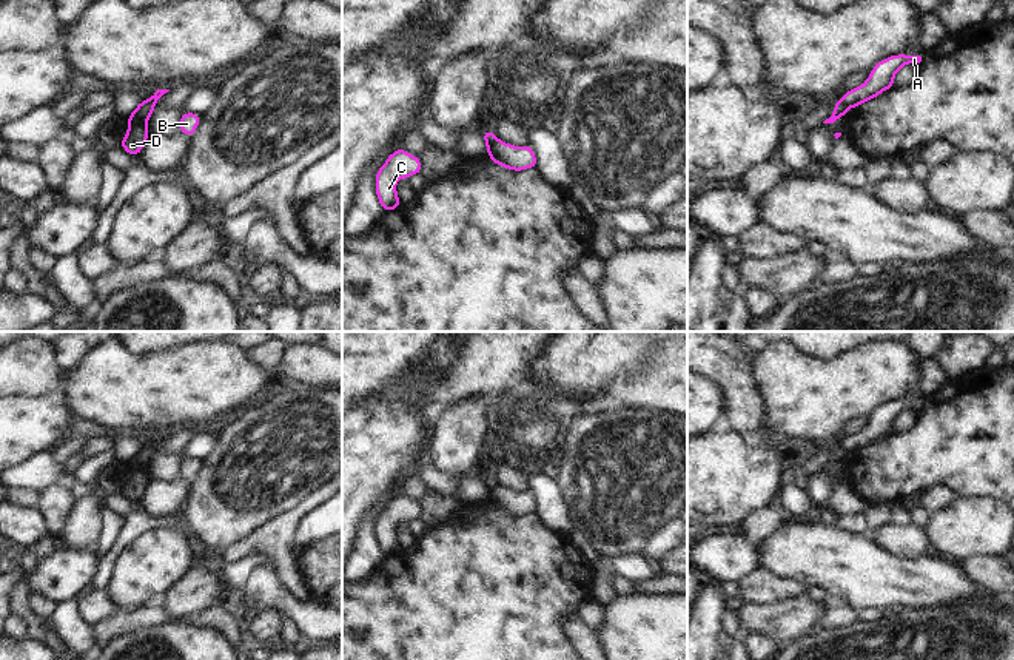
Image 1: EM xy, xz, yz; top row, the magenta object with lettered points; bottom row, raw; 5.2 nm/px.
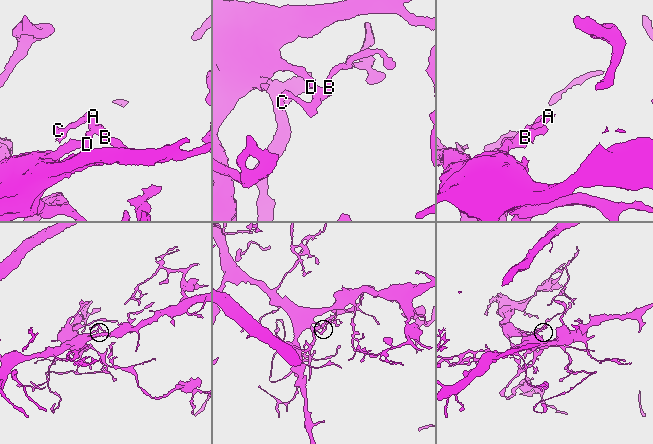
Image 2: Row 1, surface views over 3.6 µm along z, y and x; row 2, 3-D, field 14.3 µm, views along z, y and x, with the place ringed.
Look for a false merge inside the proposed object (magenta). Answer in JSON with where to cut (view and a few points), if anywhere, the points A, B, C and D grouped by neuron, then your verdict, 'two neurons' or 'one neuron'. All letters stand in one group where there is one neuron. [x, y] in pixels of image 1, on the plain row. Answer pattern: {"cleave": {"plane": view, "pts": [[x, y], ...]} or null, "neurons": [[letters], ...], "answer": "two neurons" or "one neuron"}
{"cleave": {"plane": "xz", "pts": [[496, 484], [487, 491]]}, "neurons": [["A", "B", "C"], ["D"]], "answer": "two neurons"}

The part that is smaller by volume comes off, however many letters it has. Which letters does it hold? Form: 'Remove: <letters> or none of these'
Remove: A, B, C

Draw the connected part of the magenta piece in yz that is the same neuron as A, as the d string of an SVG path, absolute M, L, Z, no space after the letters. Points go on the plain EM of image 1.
M895 399L880 406L863 430L855 435L846 435L841 443L843 450L849 453L860 452L861 449L880 441L883 436L894 433L894 423L906 409L922 412L925 399L908 401Z

